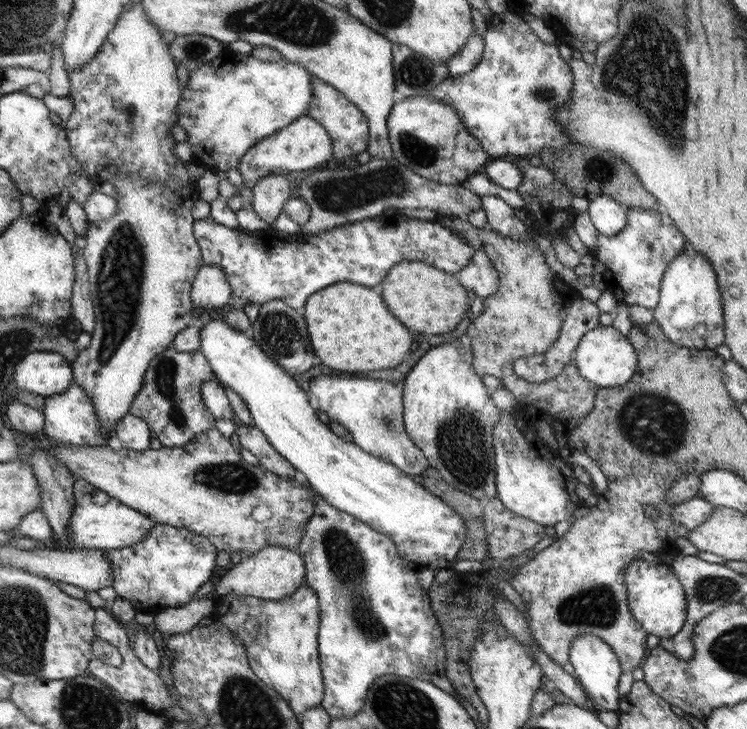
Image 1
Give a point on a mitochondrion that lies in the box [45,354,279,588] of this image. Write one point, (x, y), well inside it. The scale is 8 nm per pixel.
(236, 479)

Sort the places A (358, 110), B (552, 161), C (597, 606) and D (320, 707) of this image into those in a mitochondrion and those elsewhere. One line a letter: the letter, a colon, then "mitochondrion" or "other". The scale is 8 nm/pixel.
A: other
B: other
C: mitochondrion
D: other

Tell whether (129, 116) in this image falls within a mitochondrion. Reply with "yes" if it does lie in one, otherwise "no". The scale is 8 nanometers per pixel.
yes

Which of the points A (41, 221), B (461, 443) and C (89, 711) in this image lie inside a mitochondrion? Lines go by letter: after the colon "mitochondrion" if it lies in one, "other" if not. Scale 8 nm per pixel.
A: other
B: mitochondrion
C: mitochondrion

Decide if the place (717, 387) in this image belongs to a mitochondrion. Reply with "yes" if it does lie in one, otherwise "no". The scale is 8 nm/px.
no

